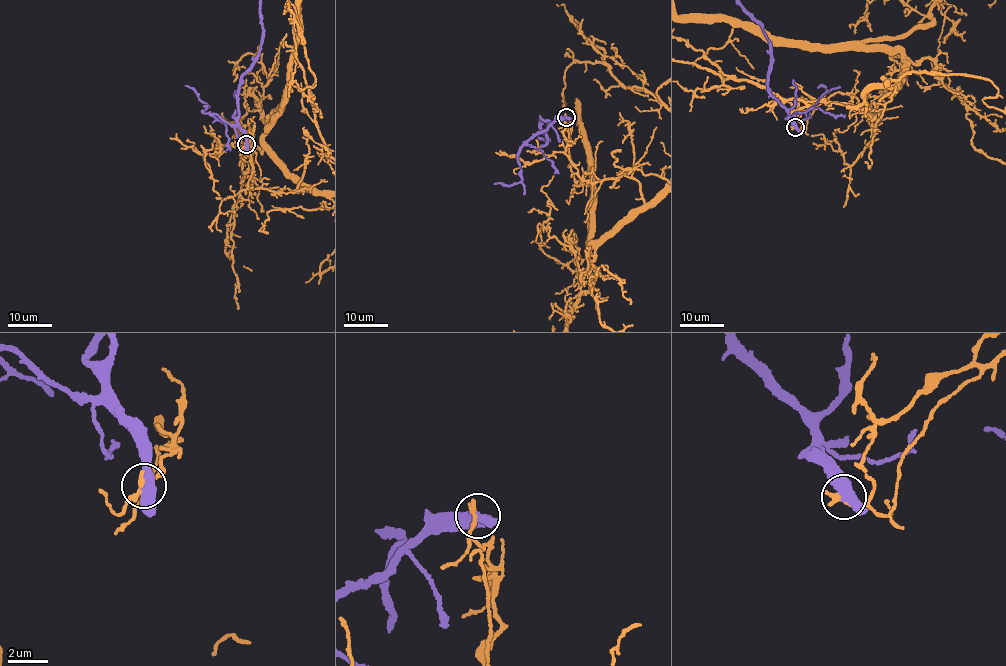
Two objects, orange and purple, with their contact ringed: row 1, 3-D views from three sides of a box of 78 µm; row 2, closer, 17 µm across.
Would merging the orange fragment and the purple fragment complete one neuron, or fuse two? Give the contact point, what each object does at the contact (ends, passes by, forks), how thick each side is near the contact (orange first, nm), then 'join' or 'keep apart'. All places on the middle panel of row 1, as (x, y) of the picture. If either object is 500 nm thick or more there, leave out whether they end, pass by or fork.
(566, 117) | 300/500 nm | keep apart

